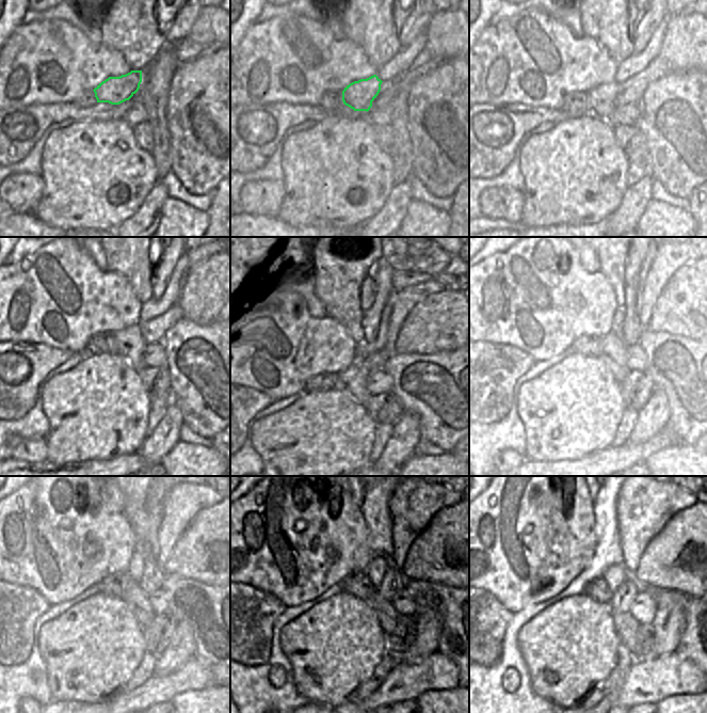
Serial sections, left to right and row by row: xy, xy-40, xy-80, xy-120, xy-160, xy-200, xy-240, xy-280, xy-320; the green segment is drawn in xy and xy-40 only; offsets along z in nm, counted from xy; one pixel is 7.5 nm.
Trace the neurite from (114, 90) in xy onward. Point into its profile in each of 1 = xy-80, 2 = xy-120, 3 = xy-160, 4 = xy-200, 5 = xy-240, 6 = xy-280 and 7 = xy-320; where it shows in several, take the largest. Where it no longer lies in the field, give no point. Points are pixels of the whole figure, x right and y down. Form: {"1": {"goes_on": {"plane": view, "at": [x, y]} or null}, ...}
{"1": {"goes_on": {"plane": "xy-80", "at": [600, 98]}}, "2": {"goes_on": {"plane": "xy-120", "at": [129, 344]}}, "3": {"goes_on": {"plane": "xy-160", "at": [371, 346]}}, "4": {"goes_on": {"plane": "xy-200", "at": [613, 353]}}, "5": {"goes_on": {"plane": "xy-240", "at": [137, 600]}}, "6": {"goes_on": {"plane": "xy-280", "at": [386, 615]}}, "7": {"goes_on": {"plane": "xy-320", "at": [626, 627]}}}

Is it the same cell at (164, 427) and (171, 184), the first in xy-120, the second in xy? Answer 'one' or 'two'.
two

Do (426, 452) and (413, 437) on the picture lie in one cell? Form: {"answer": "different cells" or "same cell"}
{"answer": "different cells"}

